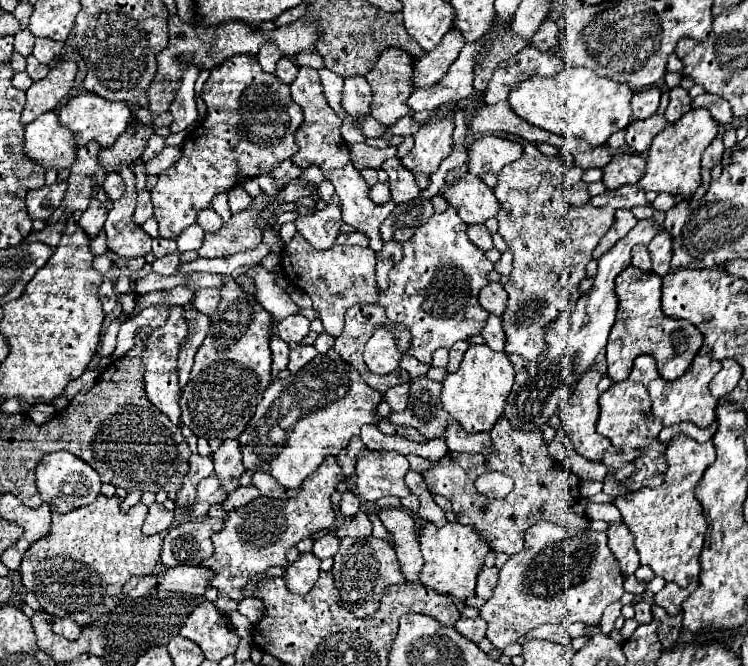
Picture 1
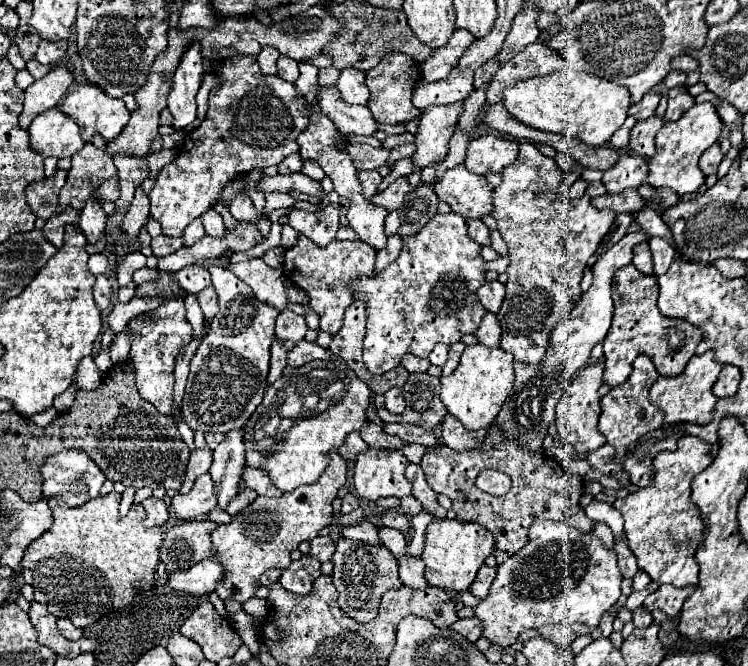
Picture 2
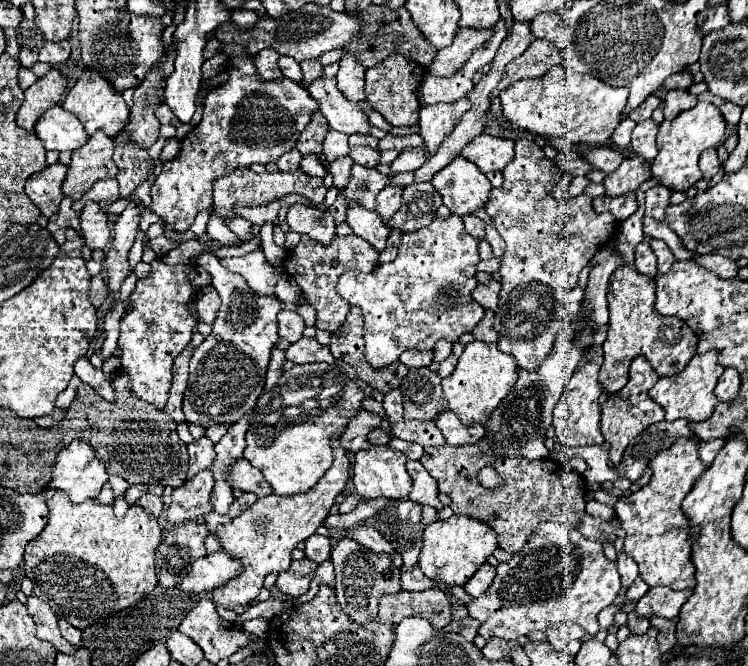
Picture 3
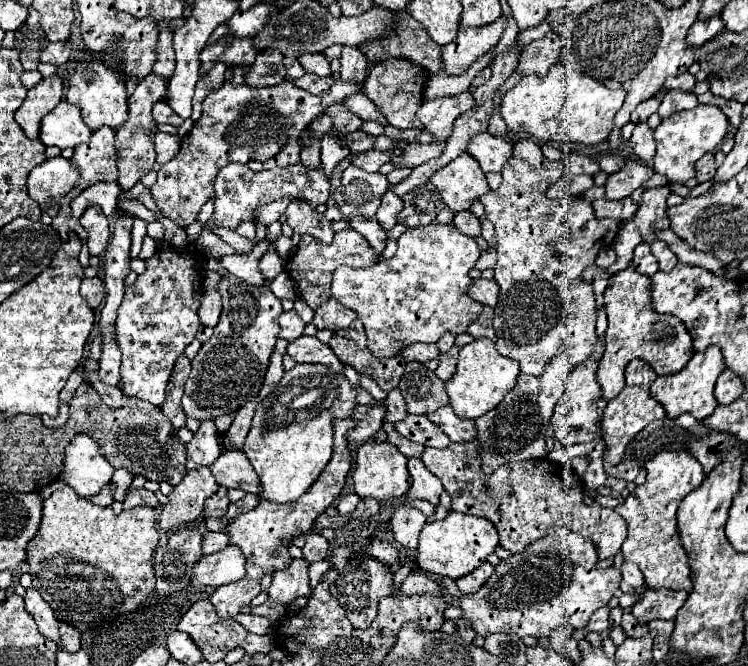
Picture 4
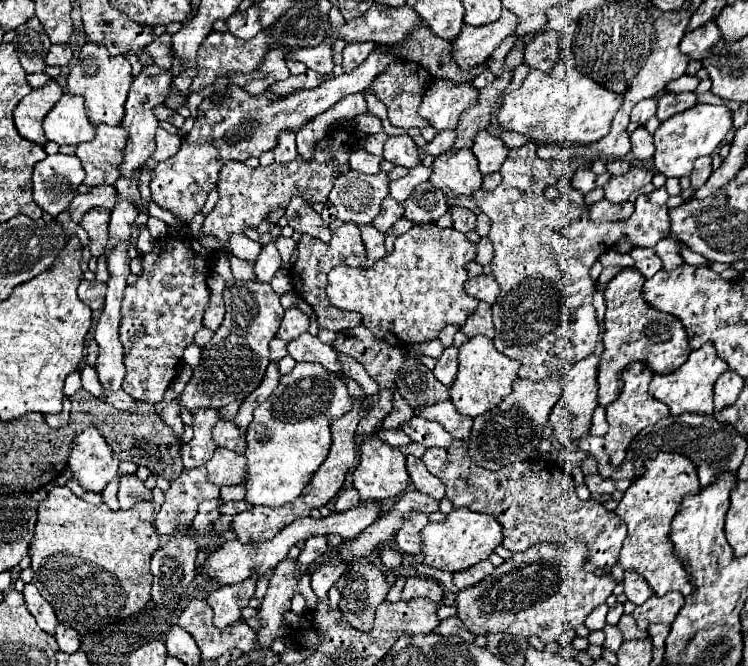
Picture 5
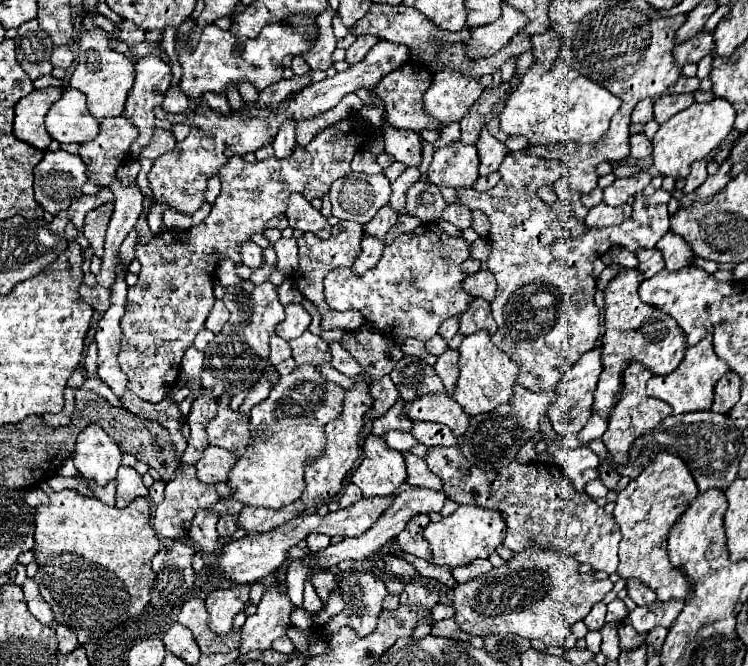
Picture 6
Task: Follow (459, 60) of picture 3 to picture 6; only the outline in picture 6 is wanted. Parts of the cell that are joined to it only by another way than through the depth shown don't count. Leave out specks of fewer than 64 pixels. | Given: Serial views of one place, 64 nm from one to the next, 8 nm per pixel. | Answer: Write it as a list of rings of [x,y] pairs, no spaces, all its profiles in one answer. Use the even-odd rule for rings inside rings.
[[[502,2],[502,16],[488,24],[472,28],[472,40],[468,40],[468,56],[490,56],[492,52],[498,52],[514,34],[524,30],[528,26],[528,16],[516,10],[514,6]]]

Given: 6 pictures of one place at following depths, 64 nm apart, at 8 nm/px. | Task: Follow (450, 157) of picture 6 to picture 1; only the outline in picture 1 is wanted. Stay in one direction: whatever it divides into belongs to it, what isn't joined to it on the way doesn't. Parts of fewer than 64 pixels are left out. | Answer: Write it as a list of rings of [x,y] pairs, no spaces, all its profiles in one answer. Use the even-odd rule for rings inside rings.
[[[470,172],[456,178],[454,184],[446,182],[440,188],[440,196],[446,198],[466,224],[484,224],[500,210],[494,190],[486,186],[480,176]]]

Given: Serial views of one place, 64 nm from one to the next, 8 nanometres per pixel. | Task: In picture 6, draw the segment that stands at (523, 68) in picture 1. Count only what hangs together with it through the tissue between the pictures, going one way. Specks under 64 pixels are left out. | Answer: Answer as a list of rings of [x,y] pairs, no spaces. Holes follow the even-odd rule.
[[[550,28],[544,34],[532,36],[532,50],[534,50],[536,62],[542,64],[544,68],[550,68],[560,50],[560,34]]]

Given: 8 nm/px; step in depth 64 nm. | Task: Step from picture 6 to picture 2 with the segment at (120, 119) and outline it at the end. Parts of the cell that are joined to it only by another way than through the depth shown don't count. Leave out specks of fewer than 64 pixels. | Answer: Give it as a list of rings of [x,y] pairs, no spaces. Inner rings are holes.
[[[100,134],[92,136],[92,142],[72,156],[72,168],[68,170],[66,184],[60,190],[60,210],[66,206],[82,210],[96,186],[114,174],[116,166],[112,154],[106,152],[106,140]]]

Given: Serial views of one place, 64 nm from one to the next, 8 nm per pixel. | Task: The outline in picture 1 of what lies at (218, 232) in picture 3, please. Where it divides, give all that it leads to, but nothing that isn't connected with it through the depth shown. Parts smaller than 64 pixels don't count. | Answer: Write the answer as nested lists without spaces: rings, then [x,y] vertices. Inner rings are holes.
[[[206,208],[204,212],[200,212],[200,216],[198,216],[198,220],[196,220],[206,232],[218,232],[220,230],[220,226],[222,226],[222,218],[212,210],[212,208]]]

